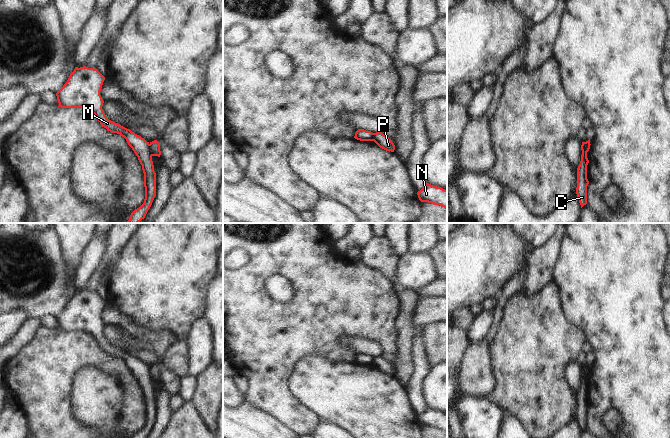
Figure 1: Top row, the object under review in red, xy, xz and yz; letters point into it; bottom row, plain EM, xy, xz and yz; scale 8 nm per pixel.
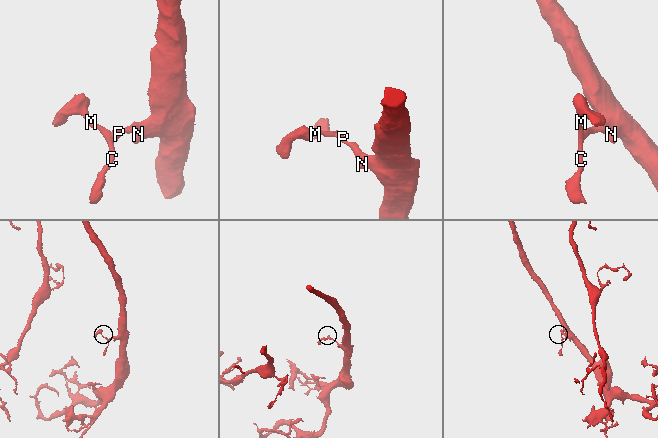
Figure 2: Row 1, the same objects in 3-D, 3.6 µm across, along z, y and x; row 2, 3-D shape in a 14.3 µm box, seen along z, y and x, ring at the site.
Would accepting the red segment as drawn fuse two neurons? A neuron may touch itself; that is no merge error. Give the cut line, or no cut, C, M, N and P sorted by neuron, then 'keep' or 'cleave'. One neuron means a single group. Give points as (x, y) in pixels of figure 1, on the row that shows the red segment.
cut xy (148, 144), (151, 156); groups C M / N P; cleave

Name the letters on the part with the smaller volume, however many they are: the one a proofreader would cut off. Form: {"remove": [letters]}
{"remove": ["C", "M"]}

